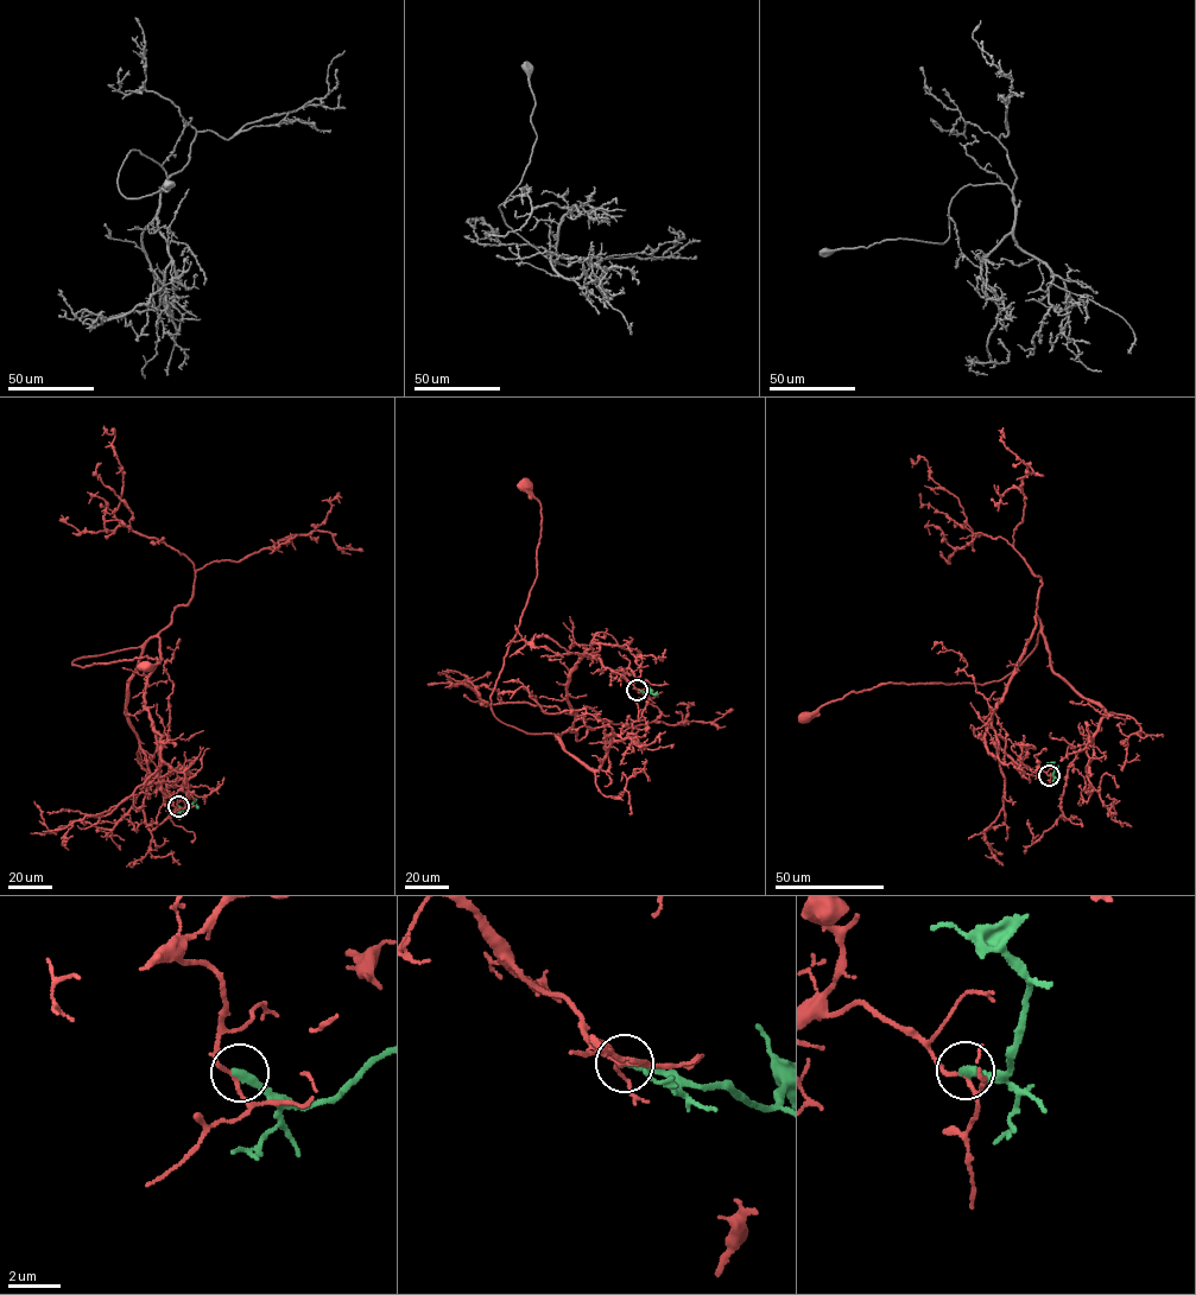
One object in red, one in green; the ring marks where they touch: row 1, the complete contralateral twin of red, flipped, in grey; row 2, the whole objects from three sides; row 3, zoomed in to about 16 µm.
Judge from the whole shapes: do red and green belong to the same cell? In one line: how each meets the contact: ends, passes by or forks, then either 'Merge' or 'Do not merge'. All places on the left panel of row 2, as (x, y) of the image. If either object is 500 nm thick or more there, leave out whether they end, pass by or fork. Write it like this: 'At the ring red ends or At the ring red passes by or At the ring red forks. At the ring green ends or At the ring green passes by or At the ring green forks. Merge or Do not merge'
At the ring red passes by. At the ring green ends. Do not merge

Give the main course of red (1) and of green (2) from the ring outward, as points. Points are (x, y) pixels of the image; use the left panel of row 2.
1: (178, 806), (162, 791), (144, 698), (159, 639), (71, 665), (147, 655), (160, 661), (146, 667)
2: (178, 806), (185, 808), (194, 798)

